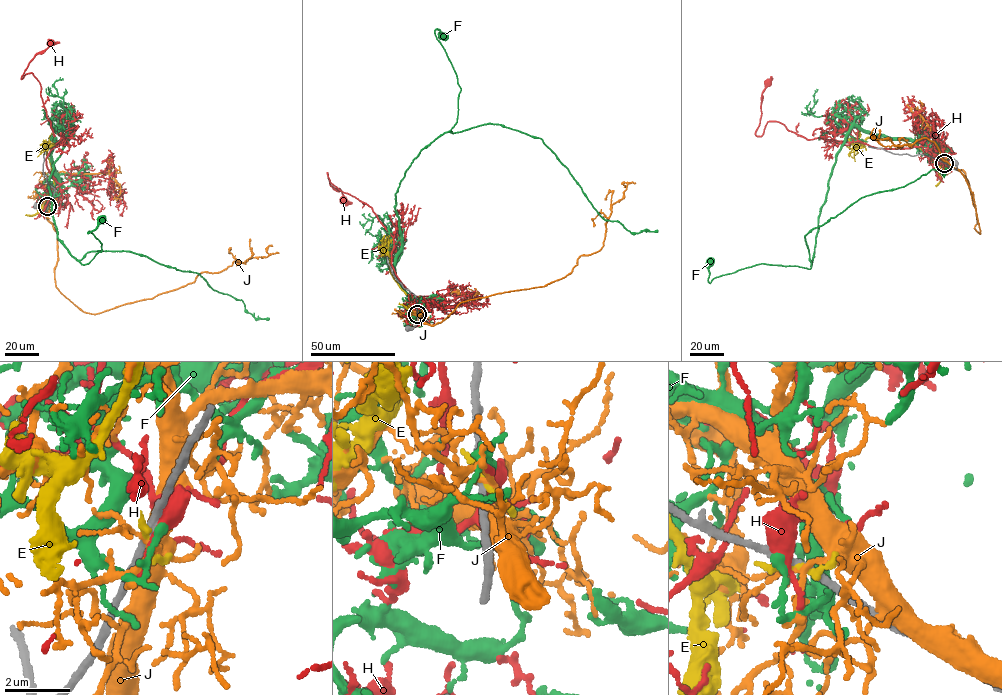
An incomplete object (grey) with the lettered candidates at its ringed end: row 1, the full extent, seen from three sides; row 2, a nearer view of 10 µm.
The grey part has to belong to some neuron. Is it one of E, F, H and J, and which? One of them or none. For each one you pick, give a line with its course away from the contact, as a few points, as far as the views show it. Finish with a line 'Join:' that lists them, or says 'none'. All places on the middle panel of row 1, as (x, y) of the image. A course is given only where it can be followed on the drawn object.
E: via (417, 315), (412, 311), (413, 298), (400, 288), (390, 273), (390, 258), (380, 241)
Join: E

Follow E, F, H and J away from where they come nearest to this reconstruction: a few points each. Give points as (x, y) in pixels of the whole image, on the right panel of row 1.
E: (944, 163), (901, 140), (876, 138), (868, 138), (854, 151), (855, 161)
F: (944, 162), (923, 144), (854, 126), (830, 173), (811, 268), (760, 263), (710, 282), (710, 263)
H: (944, 163), (922, 146), (808, 139), (775, 121), (757, 135), (768, 82)
J: (944, 163), (964, 173), (980, 233), (965, 178), (934, 143), (924, 137), (894, 145), (872, 137), (874, 128)

